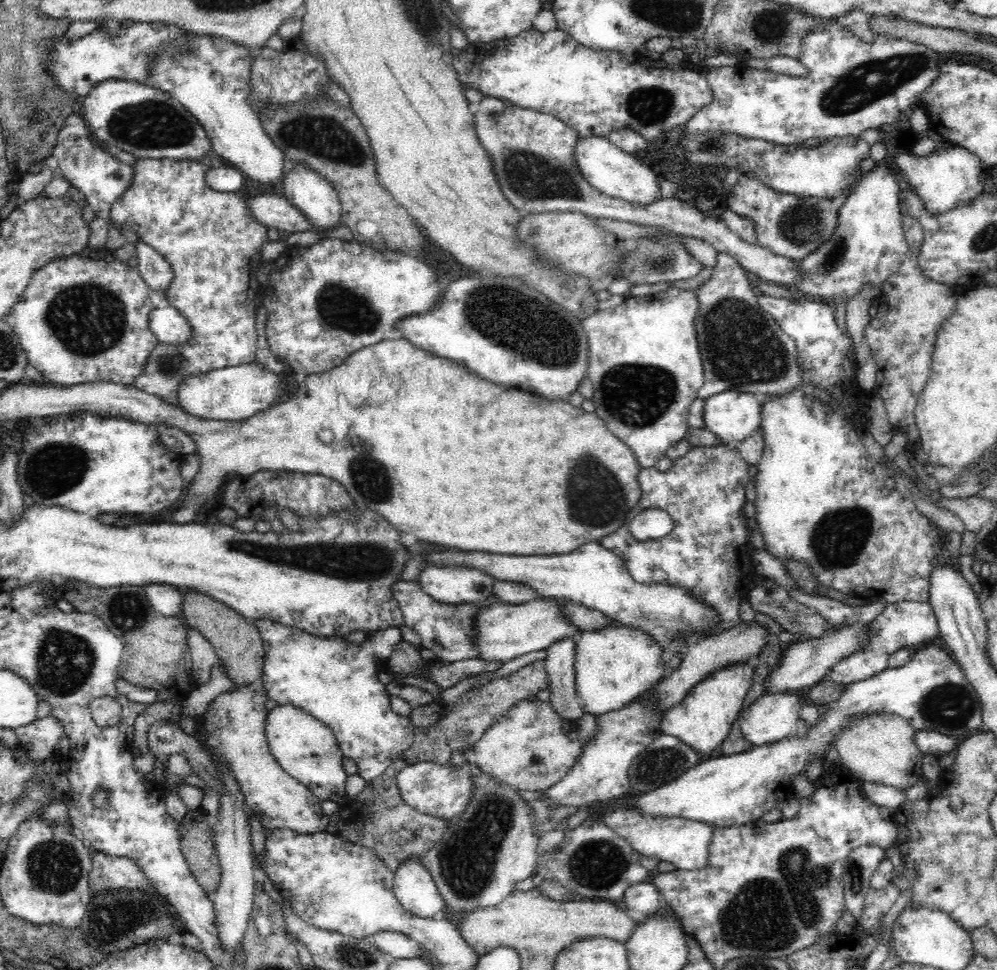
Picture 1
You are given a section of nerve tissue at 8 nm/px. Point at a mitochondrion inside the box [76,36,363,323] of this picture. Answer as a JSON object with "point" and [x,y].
{"point":[152,123]}

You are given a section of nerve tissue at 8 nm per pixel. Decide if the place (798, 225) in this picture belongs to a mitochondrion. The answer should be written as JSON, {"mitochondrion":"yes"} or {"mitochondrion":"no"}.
{"mitochondrion":"yes"}

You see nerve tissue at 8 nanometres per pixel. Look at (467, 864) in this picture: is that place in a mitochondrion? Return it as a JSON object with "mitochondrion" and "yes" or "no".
{"mitochondrion":"yes"}

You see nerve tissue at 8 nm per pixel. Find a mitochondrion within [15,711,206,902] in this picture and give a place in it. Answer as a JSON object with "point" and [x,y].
{"point":[54,867]}

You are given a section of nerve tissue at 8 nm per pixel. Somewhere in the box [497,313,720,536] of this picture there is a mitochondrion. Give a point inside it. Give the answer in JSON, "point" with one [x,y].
{"point":[636,396]}

